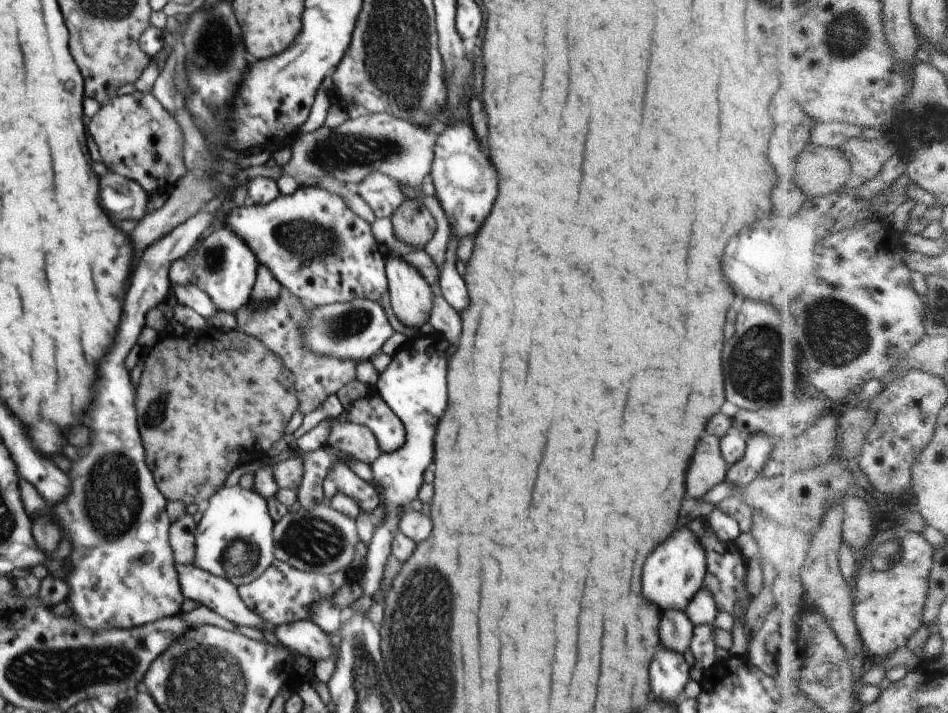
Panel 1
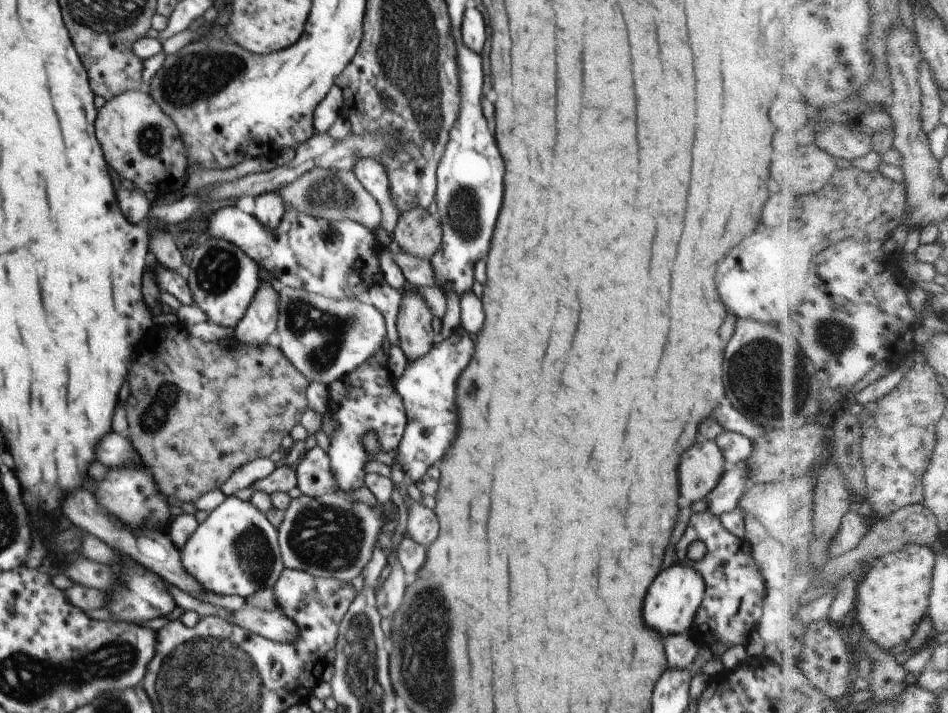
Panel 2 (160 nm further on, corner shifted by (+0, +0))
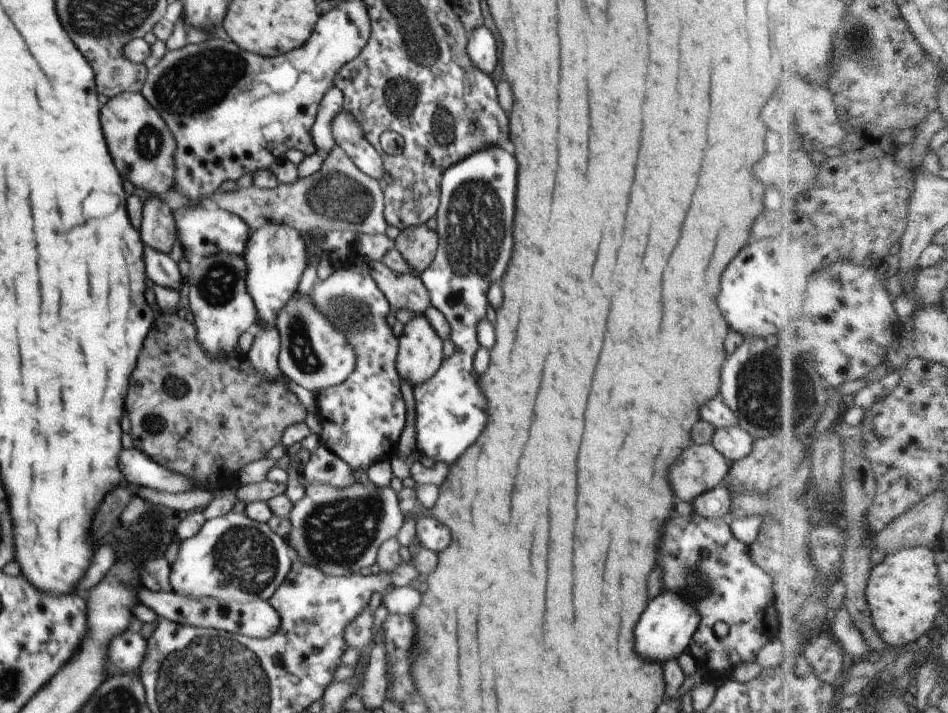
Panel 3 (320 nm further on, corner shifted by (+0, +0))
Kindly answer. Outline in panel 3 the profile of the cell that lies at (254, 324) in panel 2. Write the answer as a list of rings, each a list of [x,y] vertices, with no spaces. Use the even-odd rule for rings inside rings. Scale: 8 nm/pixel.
[[[258,325],[250,330],[254,335],[254,343],[250,352],[245,356],[257,370],[257,373],[268,382],[282,377],[278,357],[281,349],[281,340],[276,326]]]

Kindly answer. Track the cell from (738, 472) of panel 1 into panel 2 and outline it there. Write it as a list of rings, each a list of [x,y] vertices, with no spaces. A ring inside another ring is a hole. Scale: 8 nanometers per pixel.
[[[746,463],[736,466],[723,474],[715,487],[706,495],[708,510],[716,516],[739,508],[743,492],[750,486]]]

